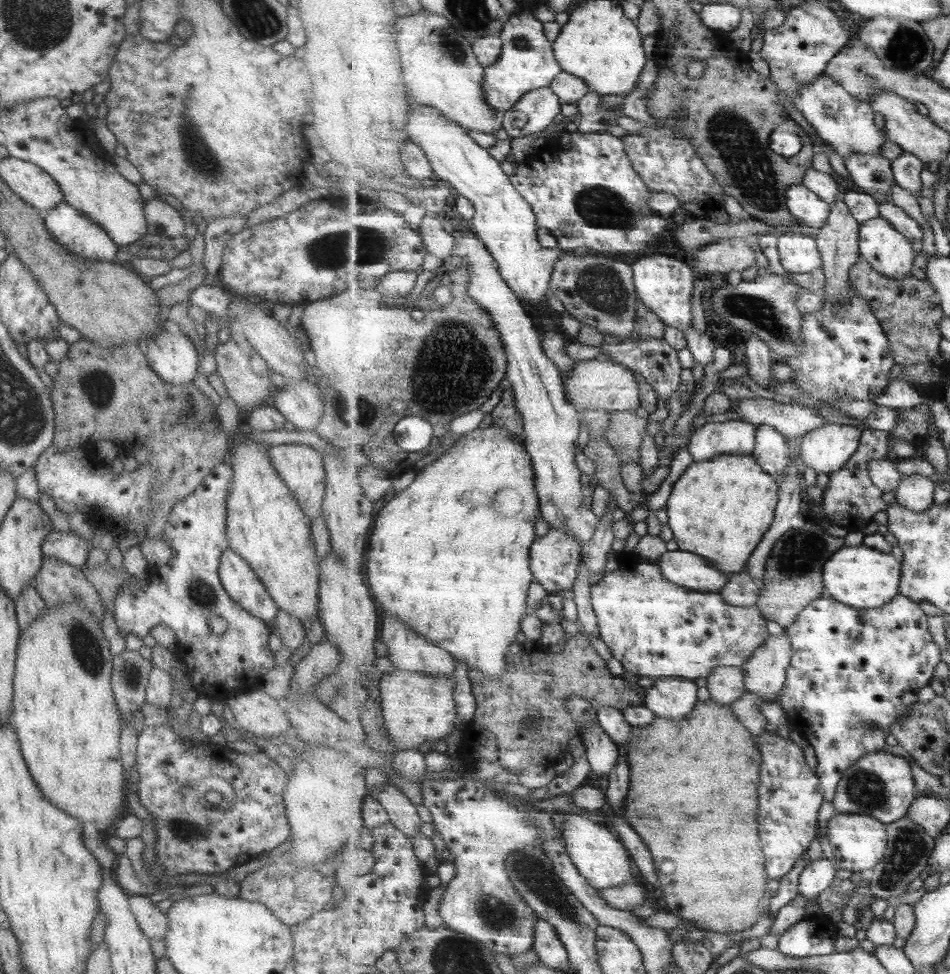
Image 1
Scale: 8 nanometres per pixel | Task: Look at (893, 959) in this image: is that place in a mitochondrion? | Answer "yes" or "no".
no

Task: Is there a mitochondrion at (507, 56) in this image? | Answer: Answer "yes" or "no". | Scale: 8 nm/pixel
no

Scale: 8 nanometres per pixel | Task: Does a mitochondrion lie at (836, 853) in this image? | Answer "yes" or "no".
no

